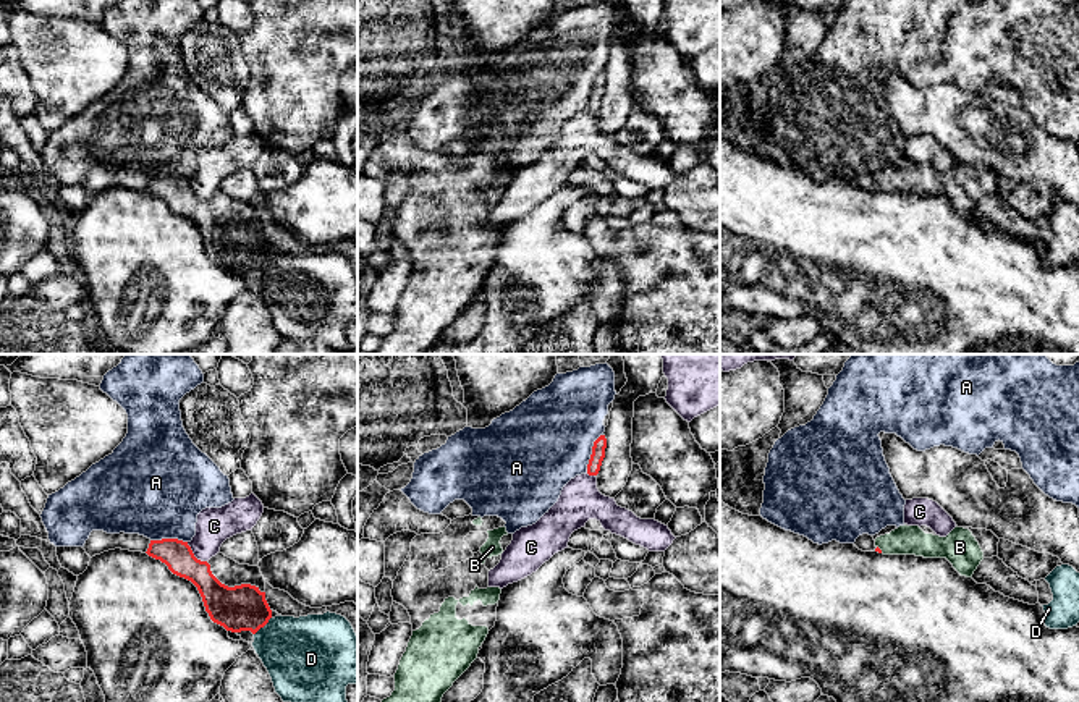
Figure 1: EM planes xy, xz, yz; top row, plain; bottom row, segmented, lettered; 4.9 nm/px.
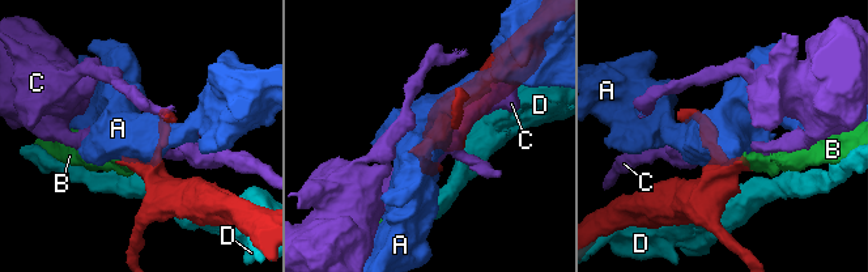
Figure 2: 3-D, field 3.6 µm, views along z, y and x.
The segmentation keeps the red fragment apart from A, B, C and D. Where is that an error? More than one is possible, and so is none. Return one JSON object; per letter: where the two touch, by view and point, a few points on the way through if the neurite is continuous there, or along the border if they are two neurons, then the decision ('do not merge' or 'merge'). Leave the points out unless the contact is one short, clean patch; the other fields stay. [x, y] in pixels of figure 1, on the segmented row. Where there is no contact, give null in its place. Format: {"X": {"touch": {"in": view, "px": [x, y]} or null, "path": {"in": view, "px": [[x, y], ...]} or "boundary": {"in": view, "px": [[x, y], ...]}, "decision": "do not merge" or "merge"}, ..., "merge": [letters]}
{"A": {"touch": {"in": "xz", "px": [592, 453]}, "decision": "do not merge"}, "B": {"touch": {"in": "yz", "px": [879, 549]}, "path": {"in": "yz", "px": [[877, 549], [879, 549], [906, 539]]}, "decision": "merge"}, "C": {"touch": {"in": "xy", "px": [193, 555]}, "decision": "do not merge"}, "D": {"touch": {"in": "xy", "px": [262, 626]}, "decision": "do not merge"}, "merge": ["B"]}

